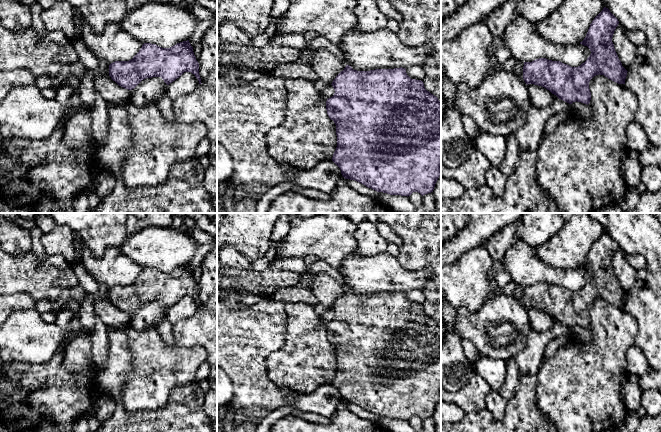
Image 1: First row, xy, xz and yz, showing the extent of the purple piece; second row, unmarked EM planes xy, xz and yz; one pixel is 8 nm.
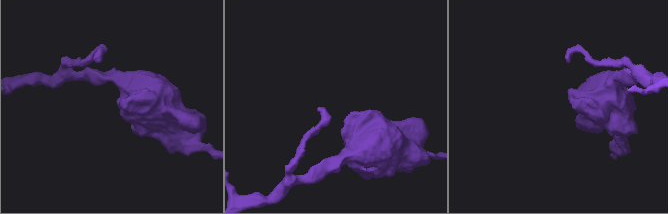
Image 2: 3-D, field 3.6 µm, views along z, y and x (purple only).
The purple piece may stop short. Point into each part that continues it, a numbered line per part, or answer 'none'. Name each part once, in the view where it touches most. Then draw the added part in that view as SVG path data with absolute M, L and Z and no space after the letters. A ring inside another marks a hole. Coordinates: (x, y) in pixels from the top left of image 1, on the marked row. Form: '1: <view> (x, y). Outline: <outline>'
none

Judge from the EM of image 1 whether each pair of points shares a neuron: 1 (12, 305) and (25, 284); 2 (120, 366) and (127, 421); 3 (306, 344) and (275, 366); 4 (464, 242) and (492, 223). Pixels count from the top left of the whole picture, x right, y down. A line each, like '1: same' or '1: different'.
1: different
2: same
3: same
4: same

